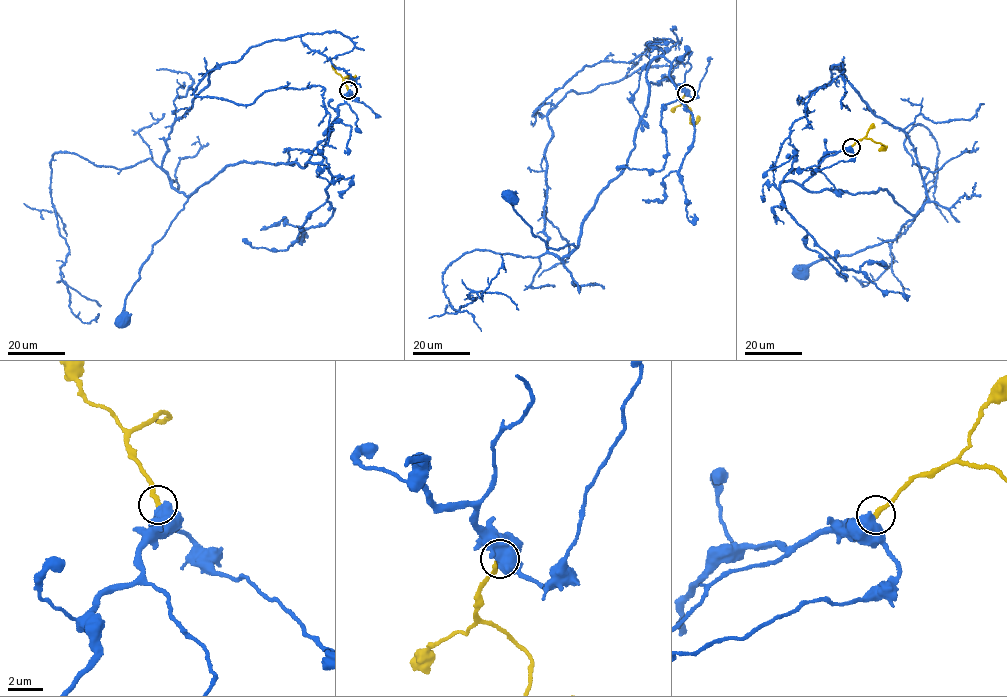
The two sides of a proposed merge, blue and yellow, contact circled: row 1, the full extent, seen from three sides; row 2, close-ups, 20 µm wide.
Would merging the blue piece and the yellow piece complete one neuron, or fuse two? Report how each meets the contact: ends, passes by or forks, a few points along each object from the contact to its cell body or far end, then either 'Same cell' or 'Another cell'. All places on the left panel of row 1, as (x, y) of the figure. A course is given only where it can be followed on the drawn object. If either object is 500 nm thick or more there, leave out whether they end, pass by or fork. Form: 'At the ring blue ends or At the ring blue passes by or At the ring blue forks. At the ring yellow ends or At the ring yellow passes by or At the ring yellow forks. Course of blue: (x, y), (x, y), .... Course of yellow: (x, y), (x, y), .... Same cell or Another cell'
Course of blue: (348, 90), (331, 132), (303, 167), (295, 162), (241, 161), (191, 194), (155, 242), (121, 319). Course of yellow: (348, 90), (344, 78), (348, 75), (346, 78), (355, 81). Same cell

